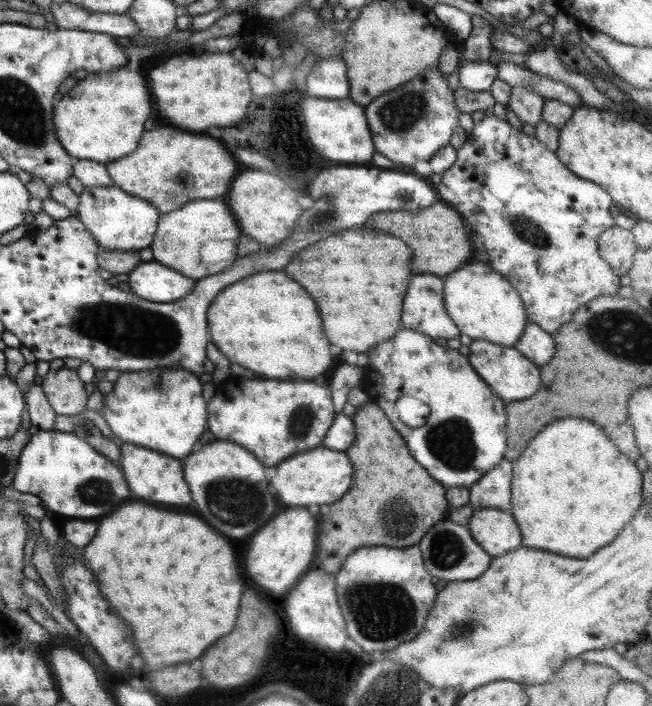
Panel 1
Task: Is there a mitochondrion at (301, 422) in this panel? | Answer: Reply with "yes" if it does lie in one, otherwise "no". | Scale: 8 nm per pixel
yes

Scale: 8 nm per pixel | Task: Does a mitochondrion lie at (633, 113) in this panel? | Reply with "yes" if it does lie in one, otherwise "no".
no

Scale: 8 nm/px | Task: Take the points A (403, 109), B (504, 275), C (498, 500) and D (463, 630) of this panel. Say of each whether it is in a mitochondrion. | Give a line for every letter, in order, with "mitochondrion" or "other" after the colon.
A: mitochondrion
B: other
C: other
D: mitochondrion

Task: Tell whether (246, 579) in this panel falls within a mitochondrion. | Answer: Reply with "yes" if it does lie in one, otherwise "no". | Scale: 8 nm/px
no

